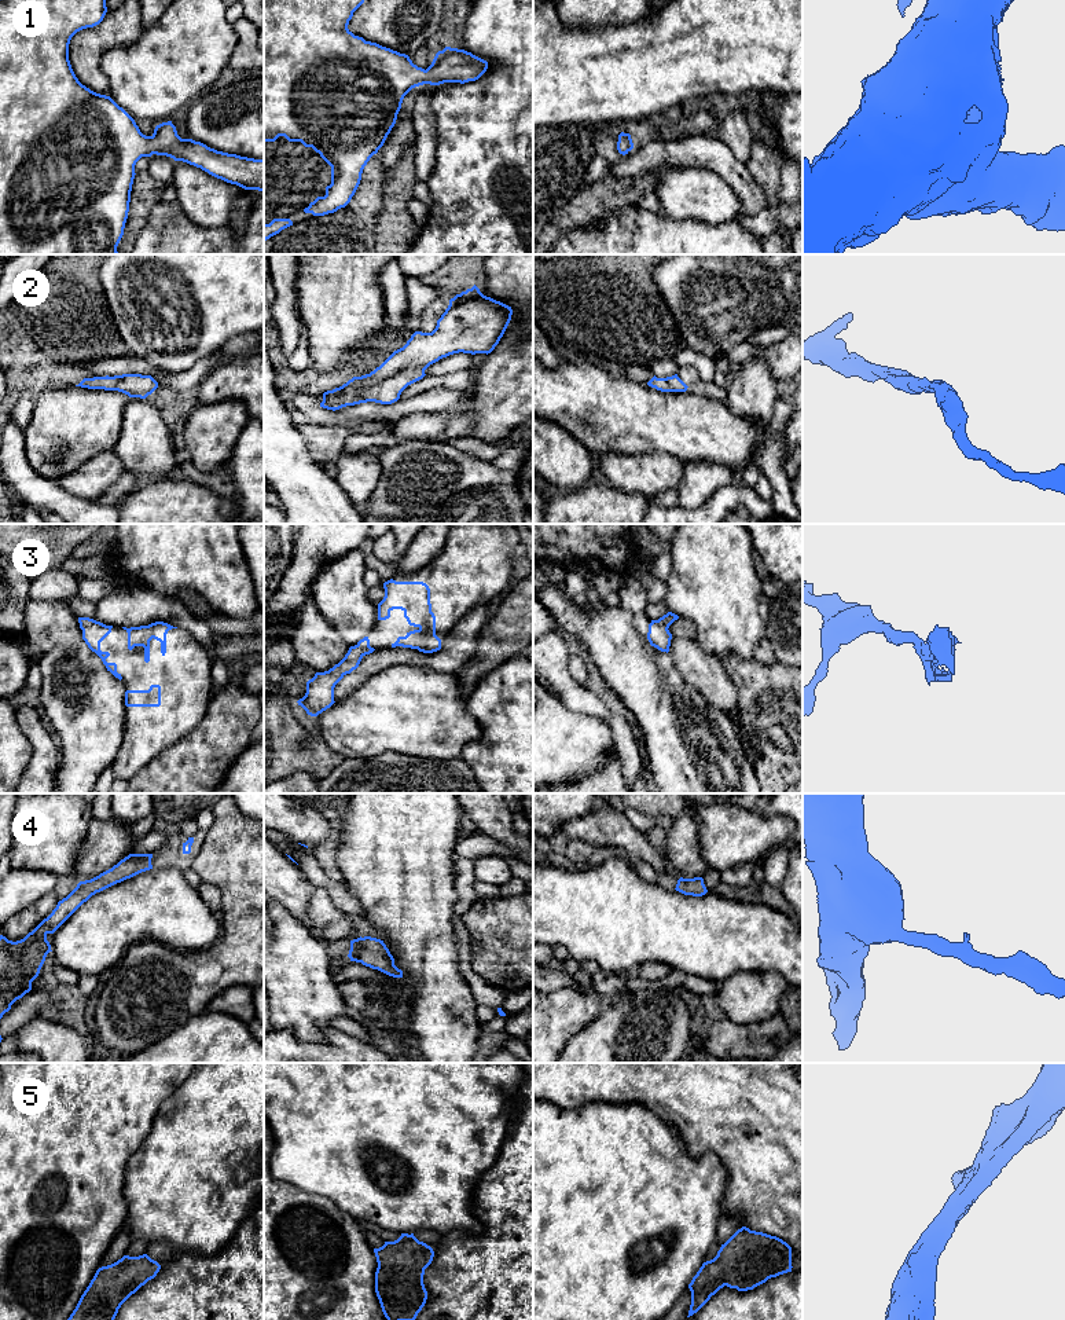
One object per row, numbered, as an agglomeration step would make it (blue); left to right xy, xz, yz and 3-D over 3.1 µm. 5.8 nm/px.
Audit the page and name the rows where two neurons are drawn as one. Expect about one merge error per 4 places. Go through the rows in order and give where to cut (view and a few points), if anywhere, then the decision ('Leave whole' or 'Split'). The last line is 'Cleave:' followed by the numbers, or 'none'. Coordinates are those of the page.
1: No split. Leave whole
2: No split. Leave whole
3: No split. Leave whole
4: No split. Leave whole
5: No split. Leave whole
Cleave: none

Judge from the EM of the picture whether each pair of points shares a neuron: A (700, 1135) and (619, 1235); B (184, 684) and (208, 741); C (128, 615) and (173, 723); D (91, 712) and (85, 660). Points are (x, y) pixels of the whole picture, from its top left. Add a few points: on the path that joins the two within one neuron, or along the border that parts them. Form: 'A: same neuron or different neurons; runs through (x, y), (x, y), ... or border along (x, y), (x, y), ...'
A: different neurons; border along (668, 1124), (691, 1155), (713, 1152), (719, 1158)
B: different neurons; border along (213, 692), (205, 715), (176, 743)
C: different neurons; border along (102, 622), (127, 627), (165, 623)
D: same neuron; runs through (88, 700), (85, 673)

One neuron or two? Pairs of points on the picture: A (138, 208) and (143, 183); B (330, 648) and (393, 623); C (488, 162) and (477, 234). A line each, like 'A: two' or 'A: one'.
A: one
B: two
C: one

